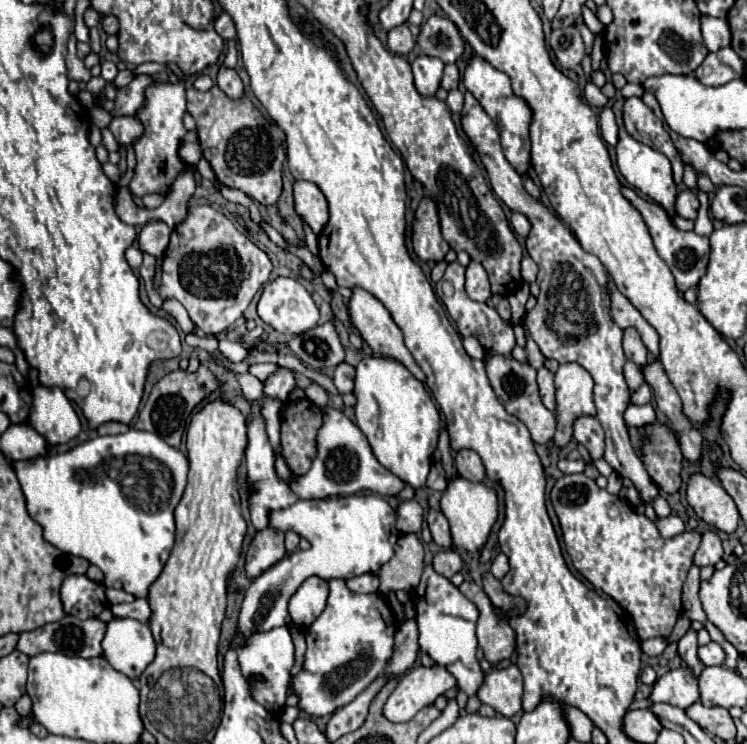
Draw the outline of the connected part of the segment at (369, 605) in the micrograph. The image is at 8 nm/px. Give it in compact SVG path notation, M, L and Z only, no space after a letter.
M328 579L330 595L322 615L306 629L306 661L304 669L292 677L290 687L300 695L300 709L308 715L330 715L350 703L364 691L378 675L384 673L386 663L394 651L396 619L378 593L352 593L342 579Z

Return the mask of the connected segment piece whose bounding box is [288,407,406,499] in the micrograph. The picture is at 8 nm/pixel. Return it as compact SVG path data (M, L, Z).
M324 409L324 423L318 431L318 455L306 475L290 475L292 491L300 499L324 499L336 495L352 495L362 489L380 495L398 495L404 489L404 481L384 469L372 453L372 447L364 433L338 409Z

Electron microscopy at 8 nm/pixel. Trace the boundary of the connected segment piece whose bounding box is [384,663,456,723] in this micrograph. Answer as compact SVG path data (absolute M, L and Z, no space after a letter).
M442 665L432 667L412 667L406 675L400 677L398 687L388 697L384 705L384 715L394 721L410 721L422 707L434 703L434 699L448 689L456 687L456 679Z

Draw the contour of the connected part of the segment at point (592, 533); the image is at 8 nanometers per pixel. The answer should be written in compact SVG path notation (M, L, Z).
M584 473L560 477L550 491L550 501L560 519L566 551L576 571L632 615L640 641L652 637L668 639L682 611L682 585L692 567L700 535L684 531L672 539L660 537L646 515L636 513L618 495L600 489Z

